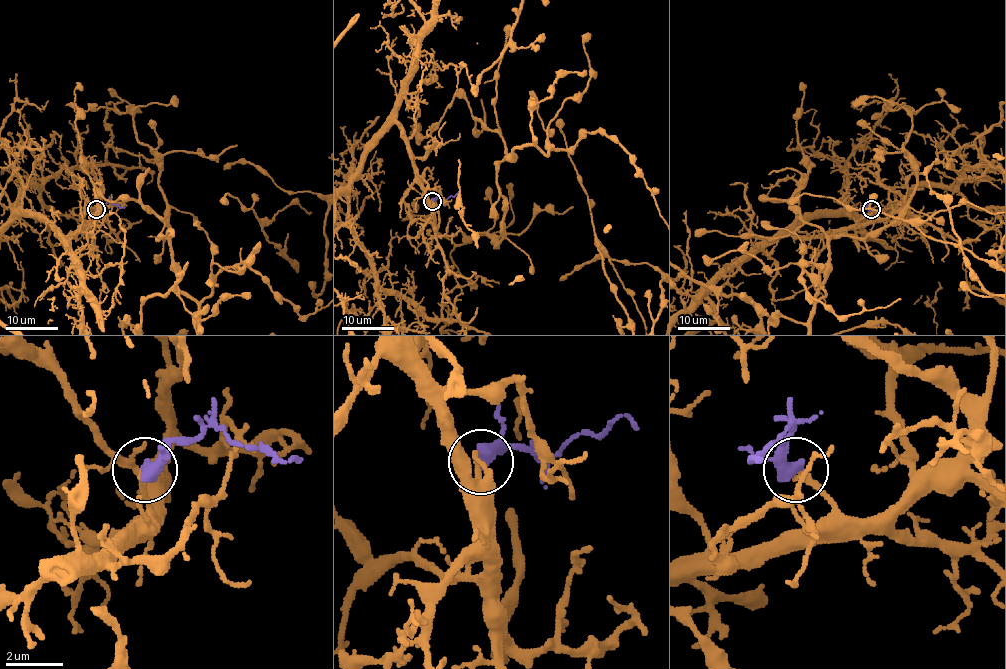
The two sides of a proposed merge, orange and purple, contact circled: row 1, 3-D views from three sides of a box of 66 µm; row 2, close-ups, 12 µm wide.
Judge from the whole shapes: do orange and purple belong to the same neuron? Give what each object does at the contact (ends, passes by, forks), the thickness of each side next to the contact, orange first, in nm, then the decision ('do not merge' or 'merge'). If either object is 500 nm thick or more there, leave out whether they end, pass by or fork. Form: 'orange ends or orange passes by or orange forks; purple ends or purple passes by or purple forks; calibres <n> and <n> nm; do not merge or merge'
orange ends; purple passes by; calibres 200 and 360 nm; merge

